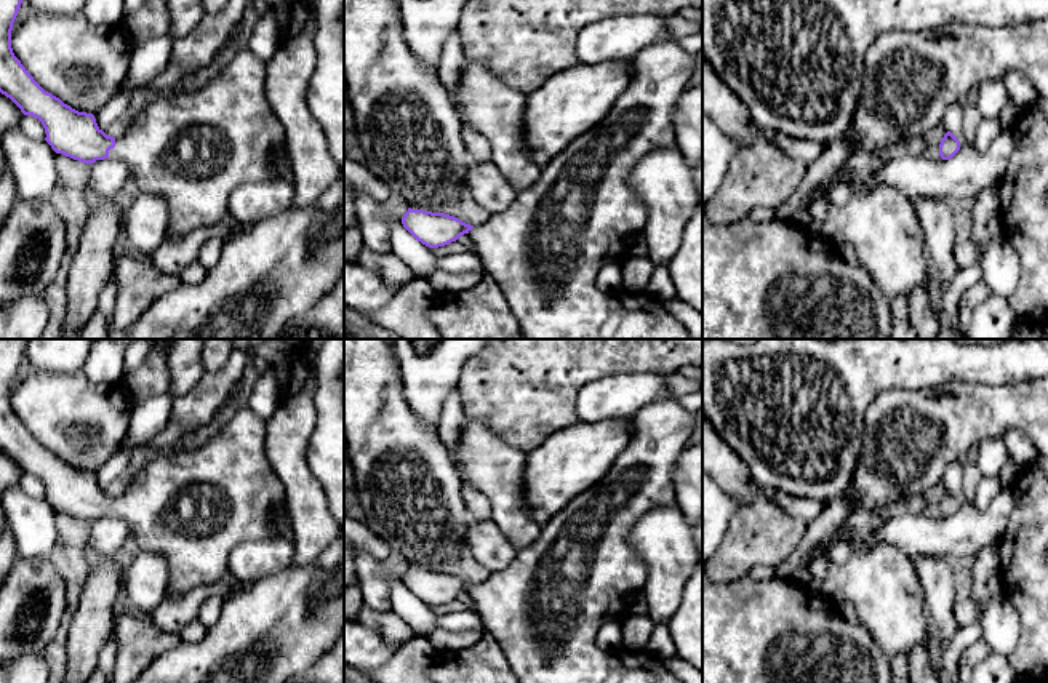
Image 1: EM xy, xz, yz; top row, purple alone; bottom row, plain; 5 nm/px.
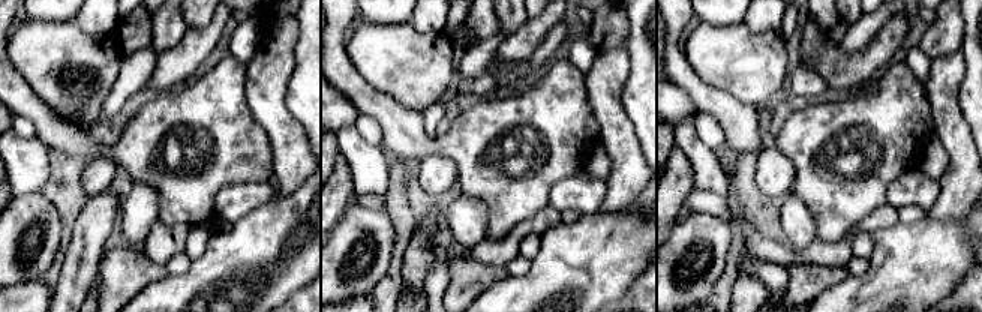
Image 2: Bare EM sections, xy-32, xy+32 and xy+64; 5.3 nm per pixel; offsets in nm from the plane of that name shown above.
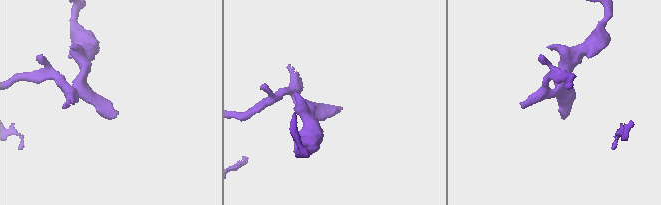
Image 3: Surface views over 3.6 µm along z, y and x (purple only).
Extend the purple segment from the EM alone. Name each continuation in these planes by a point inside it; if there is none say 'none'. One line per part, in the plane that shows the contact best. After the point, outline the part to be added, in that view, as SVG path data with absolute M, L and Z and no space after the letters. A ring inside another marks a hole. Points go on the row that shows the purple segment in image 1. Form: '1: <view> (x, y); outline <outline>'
1: xy (192, 149); outline M245 50L202 88L173 90L136 114L109 158L130 166L141 194L166 202L166 235L181 237L219 222L237 187L280 179L275 163L283 150L285 131L266 96L266 62Z

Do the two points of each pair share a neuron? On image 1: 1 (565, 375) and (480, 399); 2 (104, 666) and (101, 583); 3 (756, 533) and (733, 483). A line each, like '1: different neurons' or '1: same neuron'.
1: same neuron
2: different neurons
3: same neuron

